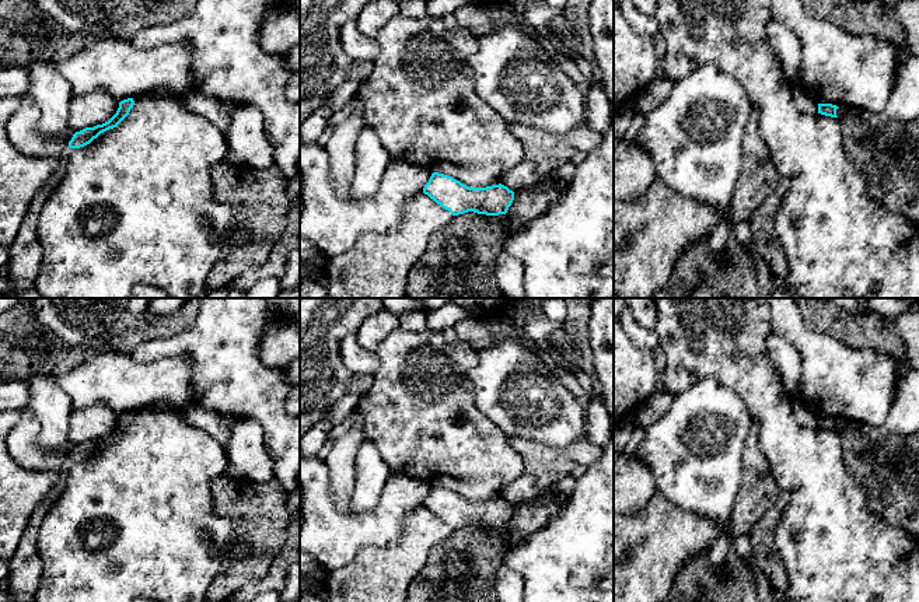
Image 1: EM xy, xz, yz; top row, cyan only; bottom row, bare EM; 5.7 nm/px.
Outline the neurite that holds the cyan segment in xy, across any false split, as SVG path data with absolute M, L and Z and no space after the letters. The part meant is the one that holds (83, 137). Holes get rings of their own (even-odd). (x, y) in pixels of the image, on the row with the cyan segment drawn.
M133 98L120 101L116 113L108 122L76 132L71 140L62 150L57 157L59 168L34 195L28 211L11 245L7 262L10 269L8 279L11 280L11 290L3 294L6 298L13 298L15 294L34 287L42 265L42 248L38 239L38 217L49 196L62 182L71 151L90 144L101 133L116 127L129 115L133 105Z

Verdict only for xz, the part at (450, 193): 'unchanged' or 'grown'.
unchanged

